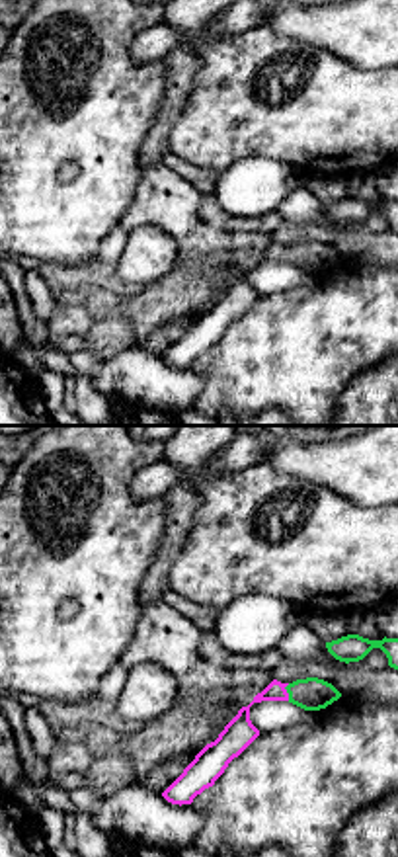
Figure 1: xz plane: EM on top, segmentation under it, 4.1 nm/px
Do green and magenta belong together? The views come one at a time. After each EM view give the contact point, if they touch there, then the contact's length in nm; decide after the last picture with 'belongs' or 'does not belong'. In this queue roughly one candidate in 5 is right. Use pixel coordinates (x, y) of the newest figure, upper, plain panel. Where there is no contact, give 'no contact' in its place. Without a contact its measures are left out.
(287, 254) | 70 nm

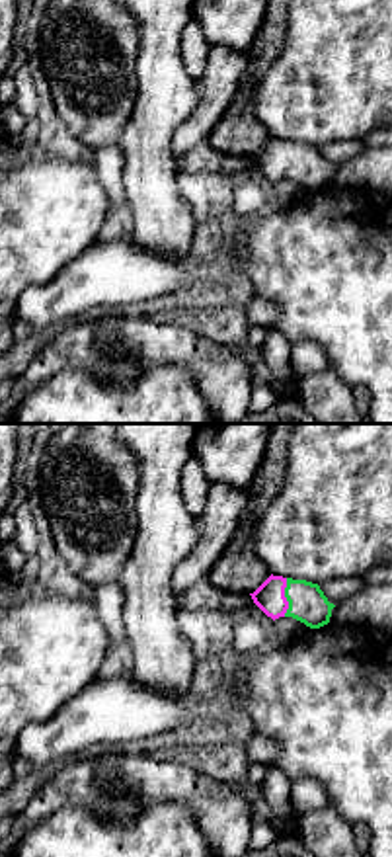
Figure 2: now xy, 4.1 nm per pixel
(285, 159) | 160 nm

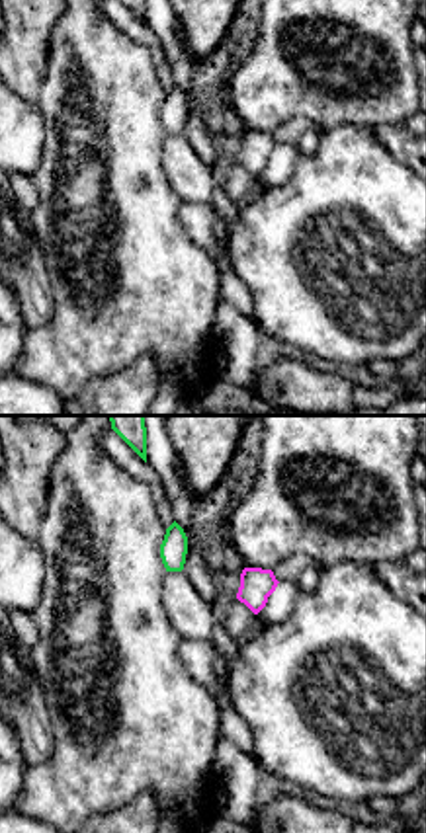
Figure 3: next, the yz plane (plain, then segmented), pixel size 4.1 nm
no contact

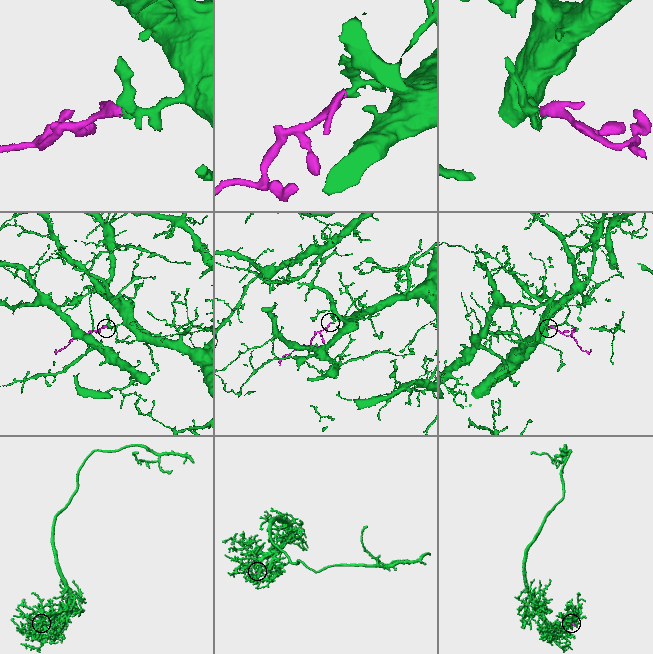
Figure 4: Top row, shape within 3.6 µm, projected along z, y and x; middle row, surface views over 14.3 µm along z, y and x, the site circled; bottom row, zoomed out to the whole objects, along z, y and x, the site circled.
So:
belongs

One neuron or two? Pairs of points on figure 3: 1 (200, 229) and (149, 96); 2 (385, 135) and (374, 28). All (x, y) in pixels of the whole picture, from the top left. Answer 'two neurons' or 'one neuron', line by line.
1: two neurons
2: two neurons

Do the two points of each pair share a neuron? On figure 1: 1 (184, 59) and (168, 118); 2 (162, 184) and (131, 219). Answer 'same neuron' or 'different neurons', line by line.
1: same neuron
2: same neuron

